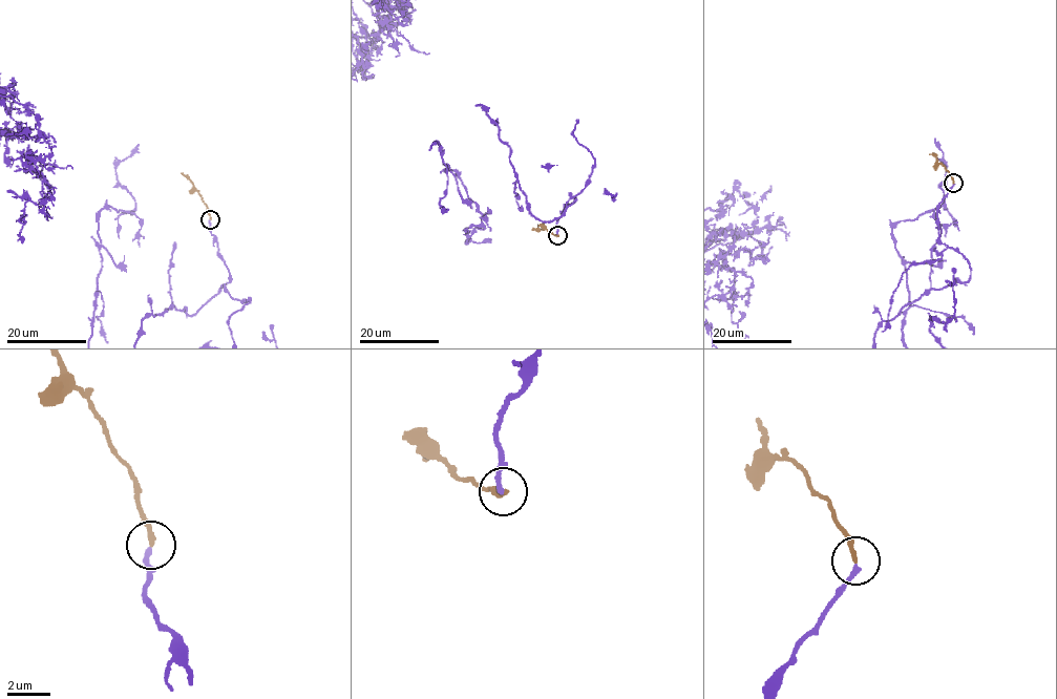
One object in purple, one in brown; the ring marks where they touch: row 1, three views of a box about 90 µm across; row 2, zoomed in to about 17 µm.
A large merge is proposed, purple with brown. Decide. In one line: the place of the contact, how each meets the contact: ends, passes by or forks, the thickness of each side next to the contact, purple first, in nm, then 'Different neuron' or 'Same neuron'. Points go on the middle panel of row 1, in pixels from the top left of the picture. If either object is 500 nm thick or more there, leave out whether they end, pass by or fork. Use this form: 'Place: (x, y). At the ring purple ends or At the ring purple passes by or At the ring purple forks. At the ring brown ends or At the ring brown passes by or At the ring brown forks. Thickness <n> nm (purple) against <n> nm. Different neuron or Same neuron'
Place: (557, 235). At the ring purple ends. At the ring brown ends. Thickness 220 nm (purple) against 220 nm. Same neuron

